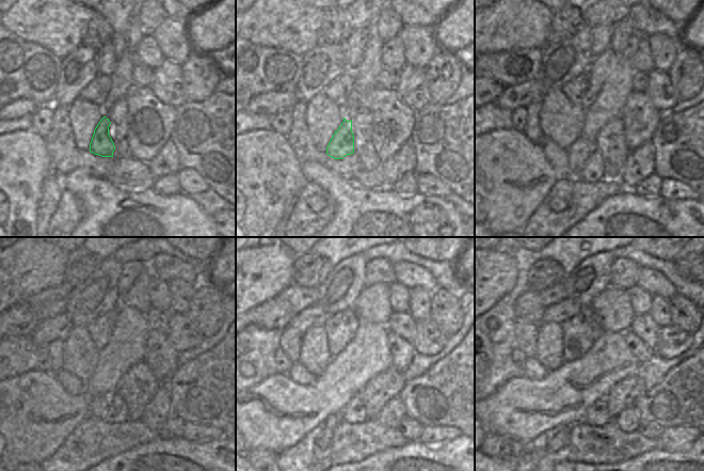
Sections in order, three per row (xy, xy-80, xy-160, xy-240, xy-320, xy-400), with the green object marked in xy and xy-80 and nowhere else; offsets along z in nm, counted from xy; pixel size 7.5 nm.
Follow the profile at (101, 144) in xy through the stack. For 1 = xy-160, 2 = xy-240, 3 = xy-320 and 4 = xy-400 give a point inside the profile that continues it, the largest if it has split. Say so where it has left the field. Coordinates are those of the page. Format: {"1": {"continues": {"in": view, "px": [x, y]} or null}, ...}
{"1": {"continues": {"in": "xy-160", "px": [579, 151]}}, "2": {"continues": {"in": "xy-240", "px": [98, 405]}}, "3": {"continues": {"in": "xy-320", "px": [323, 440]}}, "4": {"continues": {"in": "xy-400", "px": [560, 440]}}}

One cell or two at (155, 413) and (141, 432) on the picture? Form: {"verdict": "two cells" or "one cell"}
{"verdict": "two cells"}

